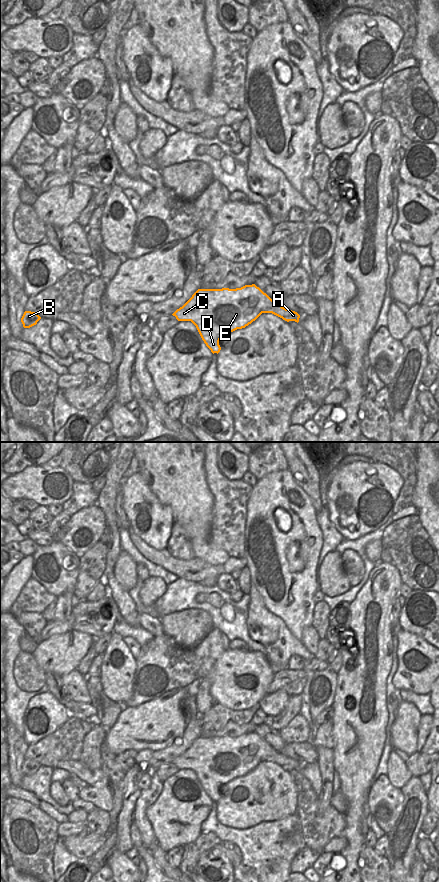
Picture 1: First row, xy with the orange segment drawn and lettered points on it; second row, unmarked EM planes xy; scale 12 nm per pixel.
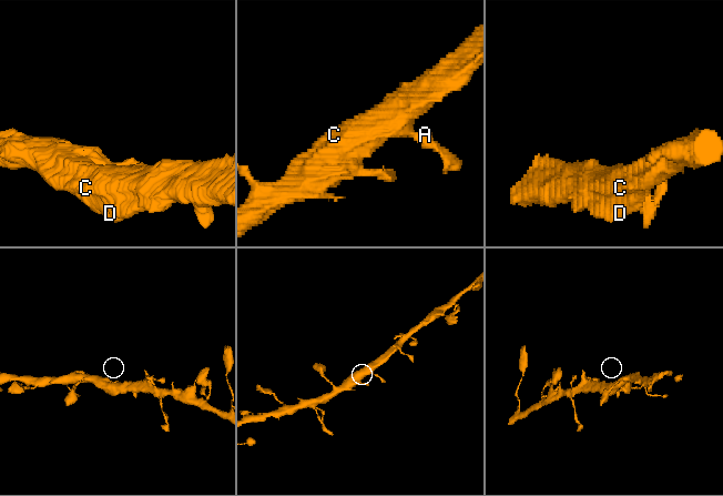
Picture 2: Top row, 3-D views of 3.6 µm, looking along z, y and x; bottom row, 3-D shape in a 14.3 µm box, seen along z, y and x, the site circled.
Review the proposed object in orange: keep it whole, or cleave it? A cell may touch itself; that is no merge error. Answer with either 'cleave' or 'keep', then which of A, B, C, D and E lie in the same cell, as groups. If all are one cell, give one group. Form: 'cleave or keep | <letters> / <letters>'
keep | A B C D E

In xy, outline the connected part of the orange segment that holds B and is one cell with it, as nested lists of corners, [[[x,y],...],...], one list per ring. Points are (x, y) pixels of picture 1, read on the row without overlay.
[[[25,759],[21,770],[24,776],[30,776],[37,772],[37,770],[41,767],[41,765],[36,760]]]

